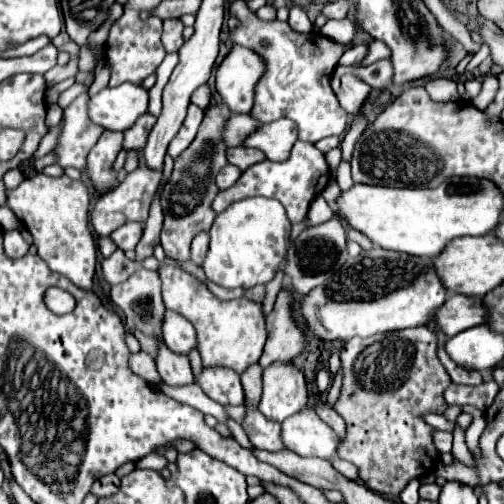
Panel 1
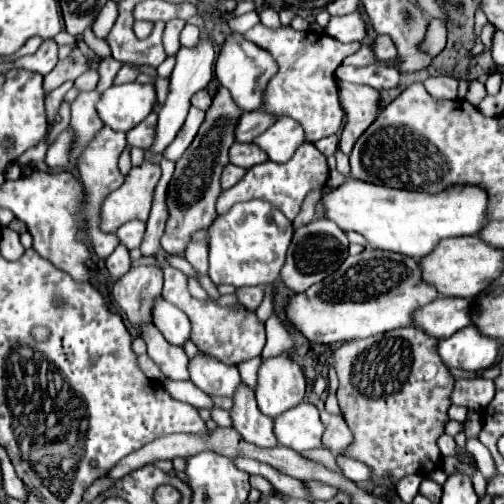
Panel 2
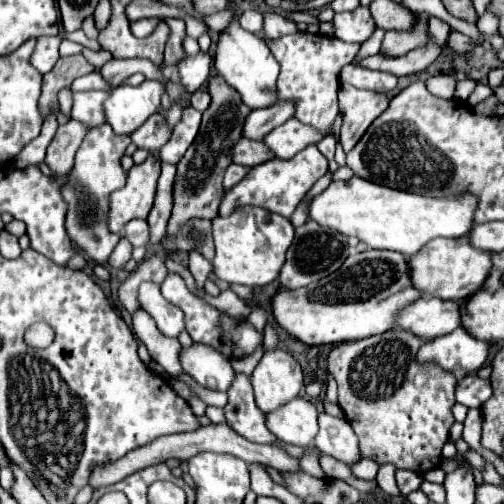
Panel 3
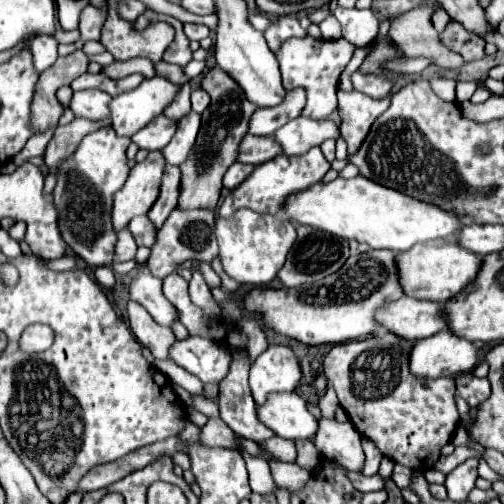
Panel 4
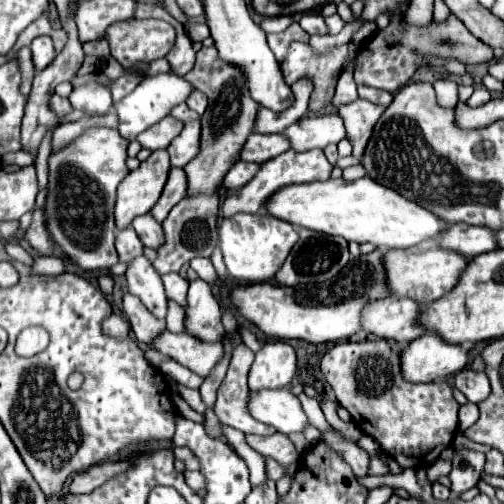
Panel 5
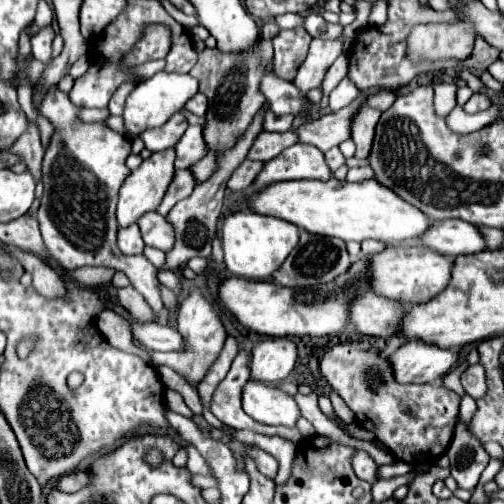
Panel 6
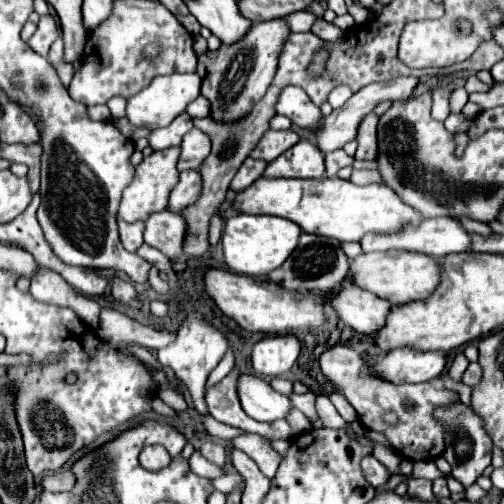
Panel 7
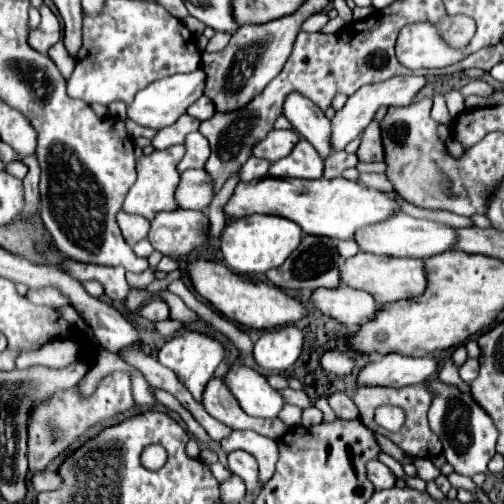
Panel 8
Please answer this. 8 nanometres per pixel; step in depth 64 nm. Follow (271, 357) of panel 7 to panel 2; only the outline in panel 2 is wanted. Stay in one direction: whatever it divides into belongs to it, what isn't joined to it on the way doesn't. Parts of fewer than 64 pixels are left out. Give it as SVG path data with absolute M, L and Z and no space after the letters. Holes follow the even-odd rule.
M274 356L262 362L256 382L256 402L262 414L276 418L280 412L300 404L306 392L306 378L290 356Z

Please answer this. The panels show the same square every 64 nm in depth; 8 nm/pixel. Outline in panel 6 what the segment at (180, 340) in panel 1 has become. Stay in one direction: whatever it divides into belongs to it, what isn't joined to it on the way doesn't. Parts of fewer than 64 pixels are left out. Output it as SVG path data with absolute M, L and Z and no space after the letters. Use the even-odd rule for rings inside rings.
M56 84L44 92L38 110L54 126L54 134L42 162L44 194L38 208L40 232L50 256L68 270L80 266L106 266L122 270L129 276L130 284L146 298L152 310L160 312L164 304L158 292L156 268L144 256L122 254L116 244L116 202L118 190L130 174L126 158L132 152L132 142L102 122L82 122L78 118L80 106L74 106L68 94Z

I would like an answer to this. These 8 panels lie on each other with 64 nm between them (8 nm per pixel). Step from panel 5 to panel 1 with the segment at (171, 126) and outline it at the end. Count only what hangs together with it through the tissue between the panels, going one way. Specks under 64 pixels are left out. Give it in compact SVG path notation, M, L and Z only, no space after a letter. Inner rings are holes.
M152 114L140 116L140 120L138 120L132 128L128 128L128 130L124 132L124 148L126 148L126 150L130 150L130 148L142 150L154 124L156 124L156 118L154 118Z

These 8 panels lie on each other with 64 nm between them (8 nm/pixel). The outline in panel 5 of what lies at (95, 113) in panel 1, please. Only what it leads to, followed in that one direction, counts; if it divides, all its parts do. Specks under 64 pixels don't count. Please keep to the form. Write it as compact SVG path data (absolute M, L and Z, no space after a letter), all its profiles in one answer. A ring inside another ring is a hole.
M158 74L158 76L144 76L142 82L136 86L134 92L130 92L124 100L120 100L114 108L116 114L120 118L120 126L118 132L128 138L134 140L140 132L144 132L146 128L158 124L162 118L166 118L170 114L170 110L178 104L182 104L192 92L192 84L188 80L184 80L182 76L176 74Z

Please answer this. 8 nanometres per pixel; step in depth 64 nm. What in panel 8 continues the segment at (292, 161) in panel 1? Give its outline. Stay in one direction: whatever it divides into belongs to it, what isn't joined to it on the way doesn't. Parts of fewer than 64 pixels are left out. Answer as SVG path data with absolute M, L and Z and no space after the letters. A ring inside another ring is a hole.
M304 138L294 146L294 150L288 154L288 158L282 158L272 164L270 176L276 178L320 178L324 172L324 160L318 156L318 152L308 146Z

